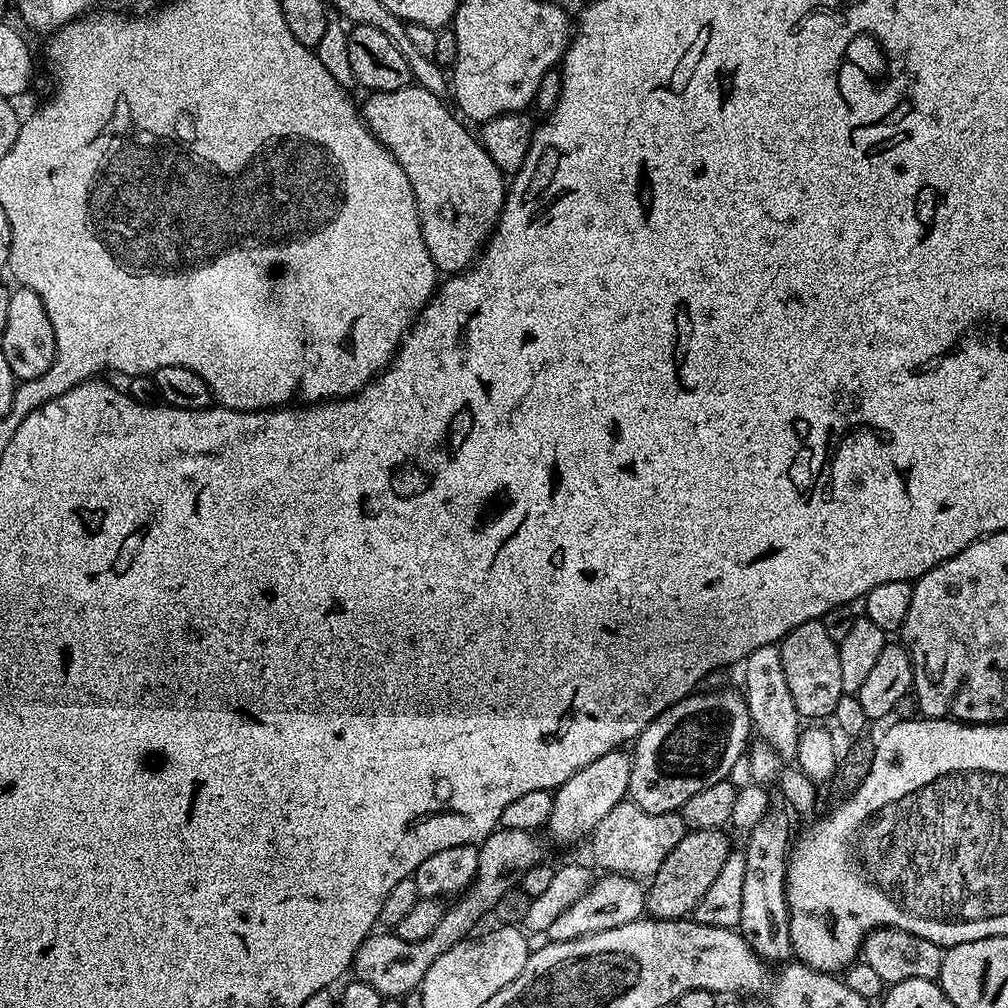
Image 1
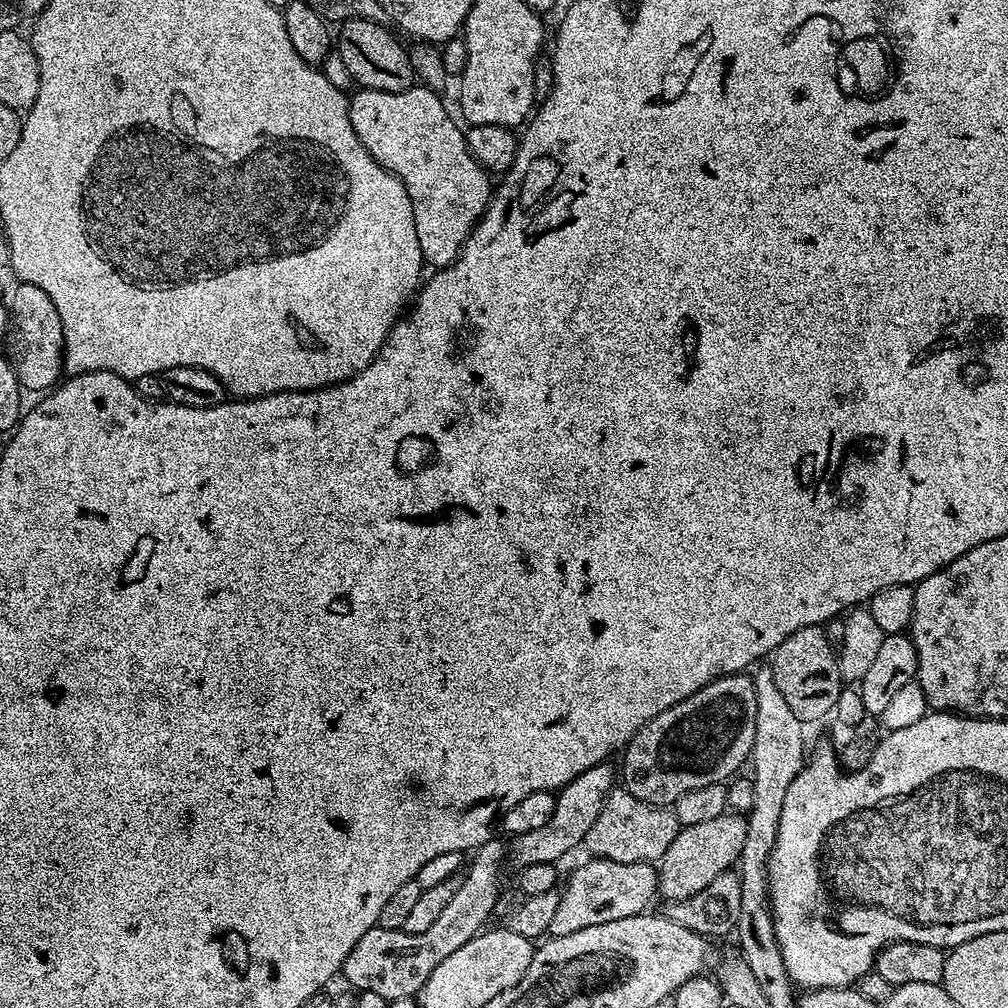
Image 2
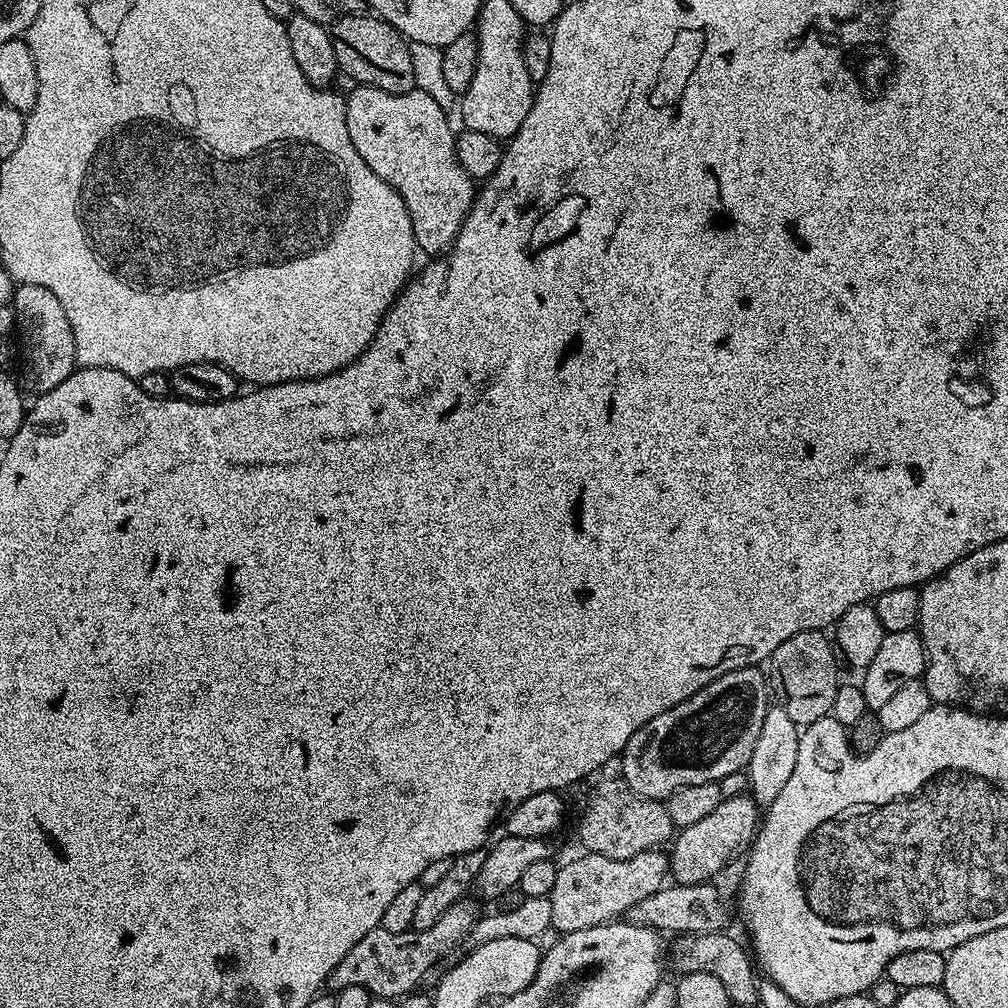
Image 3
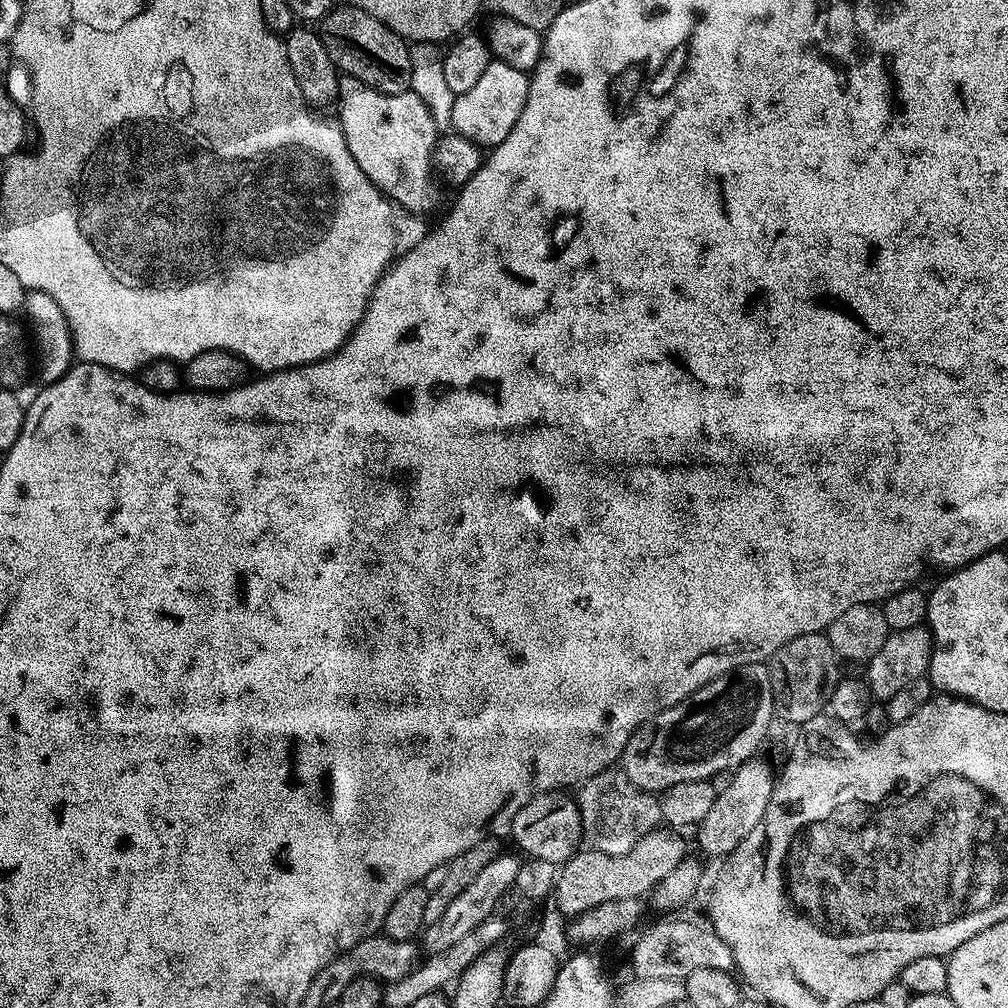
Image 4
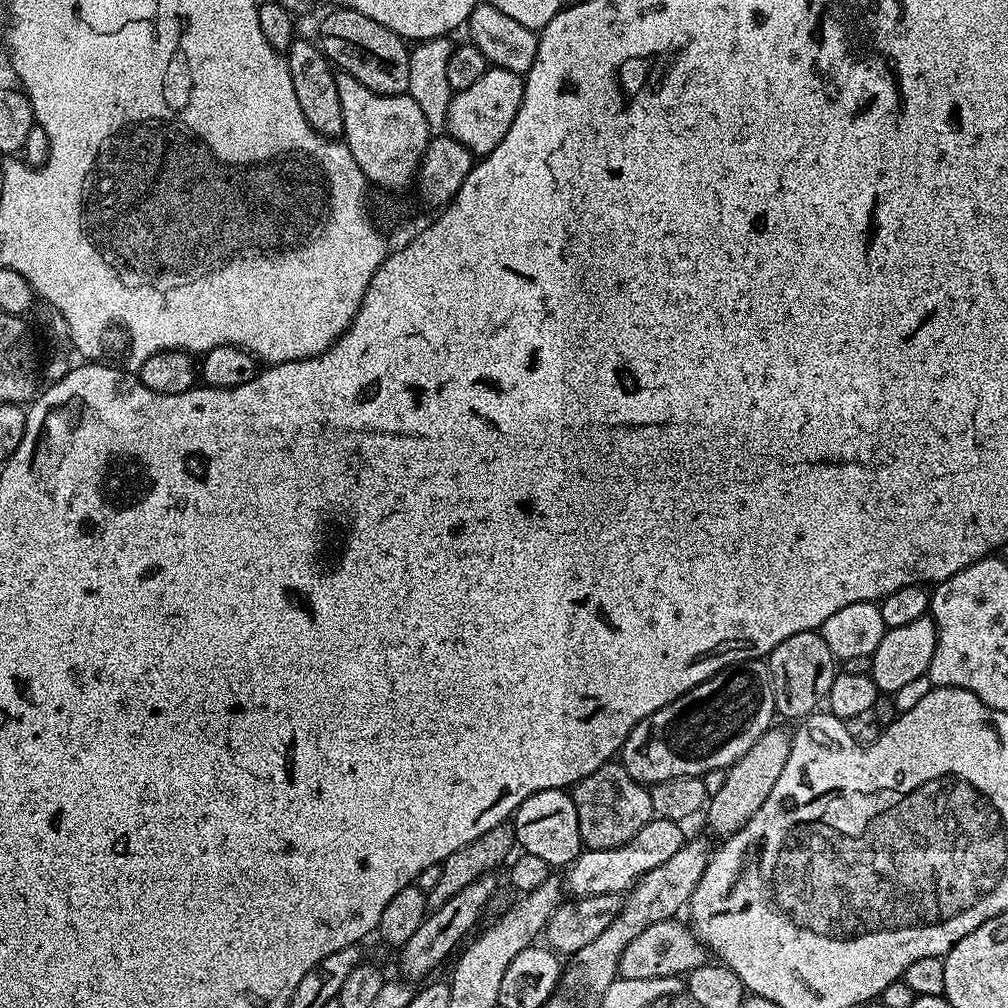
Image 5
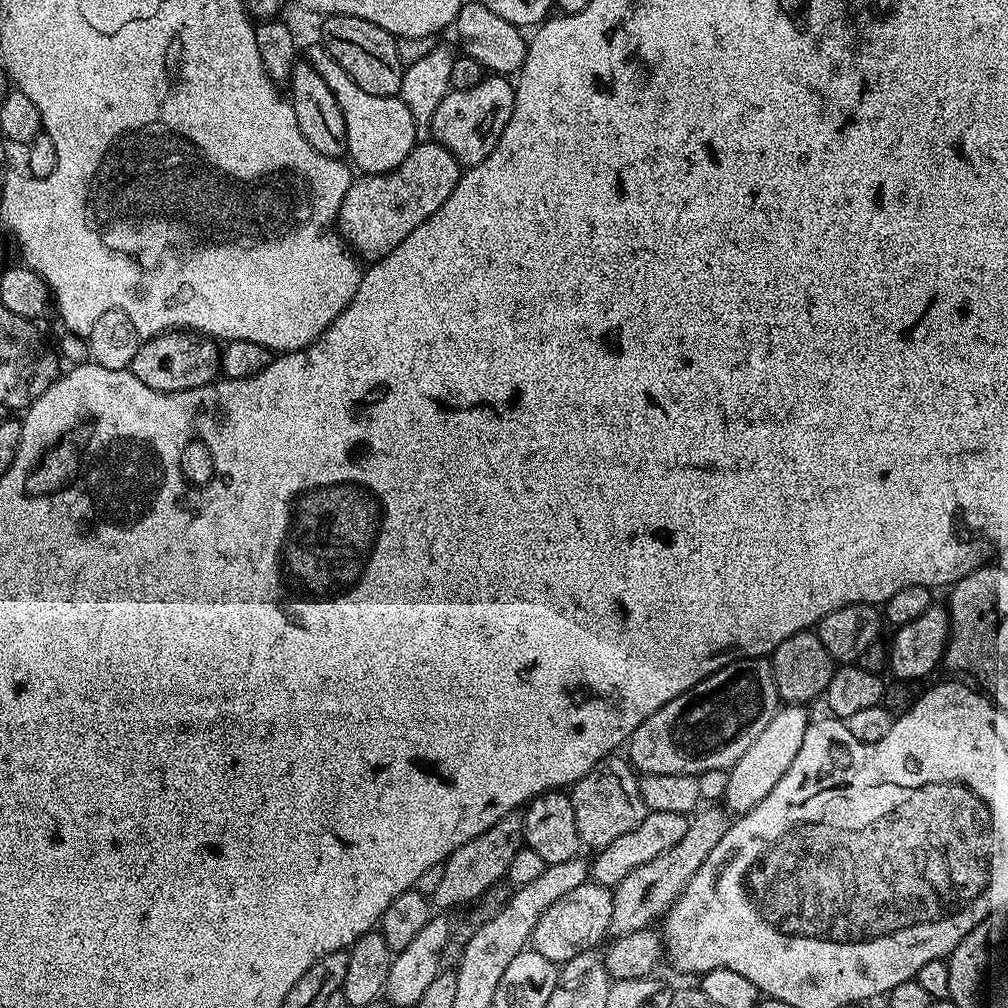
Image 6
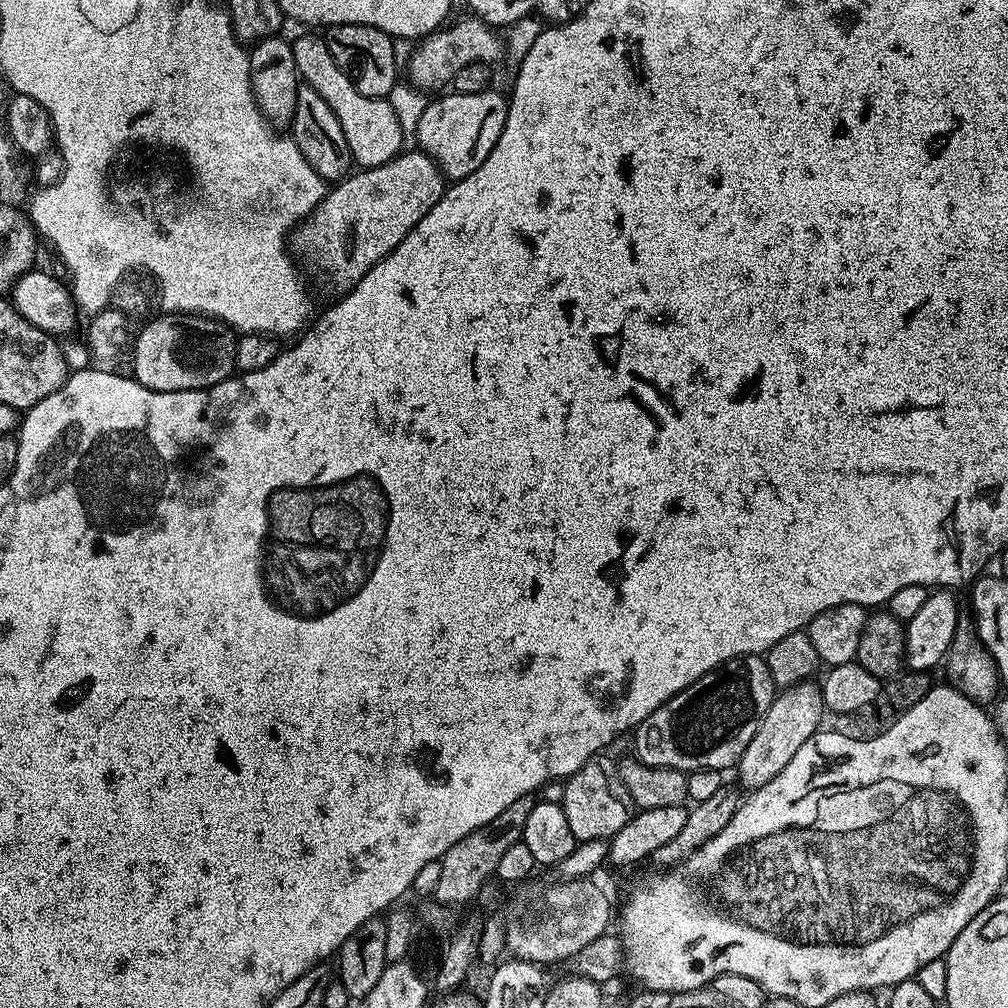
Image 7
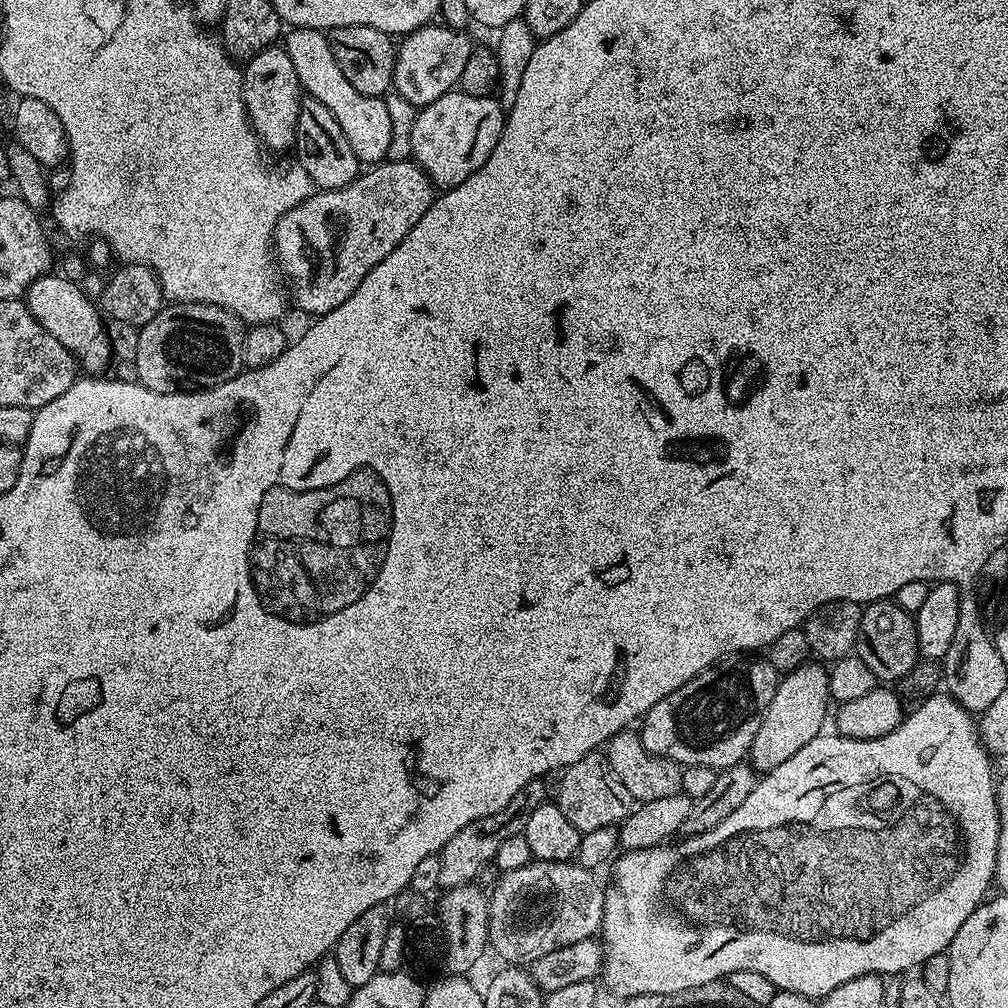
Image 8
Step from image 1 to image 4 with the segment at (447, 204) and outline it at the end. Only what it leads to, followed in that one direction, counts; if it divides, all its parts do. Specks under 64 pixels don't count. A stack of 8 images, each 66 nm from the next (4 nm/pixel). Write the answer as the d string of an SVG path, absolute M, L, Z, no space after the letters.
M341 75L339 108L338 123L350 154L354 154L354 162L358 162L358 170L393 205L401 204L408 212L434 211L440 200L440 192L432 181L438 131L426 102L411 90L386 94Z

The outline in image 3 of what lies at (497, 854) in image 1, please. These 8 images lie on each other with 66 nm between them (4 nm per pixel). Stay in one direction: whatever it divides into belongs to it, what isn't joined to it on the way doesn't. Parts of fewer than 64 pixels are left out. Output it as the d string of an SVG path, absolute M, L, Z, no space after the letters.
M465 898L450 906L450 910L446 910L430 930L409 930L402 934L390 934L390 930L381 927L370 930L370 934L366 934L366 938L362 938L362 942L358 942L342 962L338 962L326 981L327 987L339 990L351 984L362 986L376 998L403 998L414 992L420 986L420 979L438 960L471 937L478 911L470 901Z

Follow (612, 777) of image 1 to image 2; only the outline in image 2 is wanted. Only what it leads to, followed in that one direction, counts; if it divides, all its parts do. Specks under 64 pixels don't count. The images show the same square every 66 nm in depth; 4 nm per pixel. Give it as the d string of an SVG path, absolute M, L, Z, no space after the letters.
M607 763L595 764L590 770L578 774L569 784L559 789L556 796L554 814L546 826L538 826L538 830L530 830L526 834L512 836L510 840L510 860L516 866L525 868L534 862L556 864L567 852L572 852L583 845L586 834L590 834L590 826L594 826L594 818L598 818L598 810L602 810L604 798L612 791L614 781Z

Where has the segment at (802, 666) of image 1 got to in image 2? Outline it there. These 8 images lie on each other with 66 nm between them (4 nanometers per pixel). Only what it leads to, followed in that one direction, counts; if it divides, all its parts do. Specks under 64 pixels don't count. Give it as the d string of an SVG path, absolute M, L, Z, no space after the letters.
M820 626L794 630L794 634L787 636L770 657L774 686L778 686L790 710L794 710L794 714L798 714L798 718L805 722L820 720L827 712L829 715L836 707L842 687L838 652L824 631Z

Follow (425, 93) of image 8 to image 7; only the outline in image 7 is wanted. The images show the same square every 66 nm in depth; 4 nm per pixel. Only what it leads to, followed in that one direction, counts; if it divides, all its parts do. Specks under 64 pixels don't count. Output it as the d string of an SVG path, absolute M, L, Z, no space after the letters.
M474 14L467 15L456 21L452 30L440 28L421 39L423 42L413 54L410 62L411 78L409 77L409 79L417 87L429 90L428 88L436 88L442 84L447 85L451 83L455 73L468 64L493 66L492 64L505 58L505 39L501 33L480 17Z

